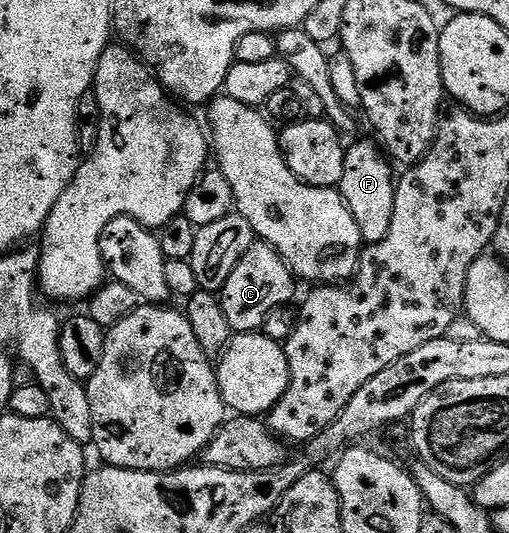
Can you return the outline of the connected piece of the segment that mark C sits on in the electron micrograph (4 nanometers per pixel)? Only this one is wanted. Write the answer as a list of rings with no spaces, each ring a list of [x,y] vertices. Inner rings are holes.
[[[254,241],[251,249],[243,253],[239,265],[227,277],[225,286],[219,292],[223,313],[237,333],[257,333],[262,330],[271,309],[284,307],[293,295],[295,276],[283,256],[270,243]]]

